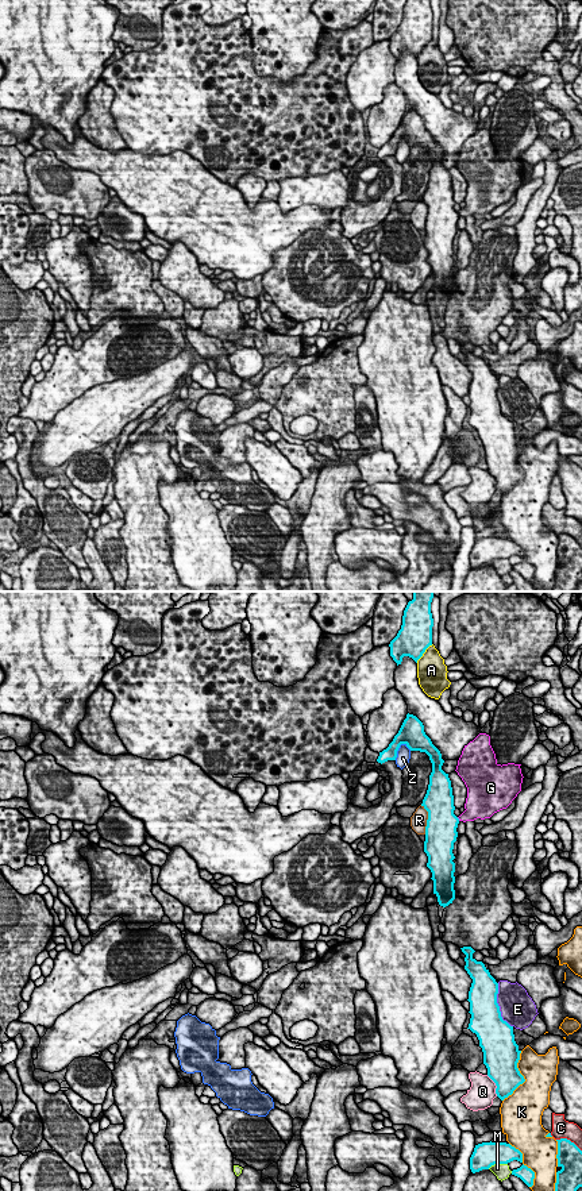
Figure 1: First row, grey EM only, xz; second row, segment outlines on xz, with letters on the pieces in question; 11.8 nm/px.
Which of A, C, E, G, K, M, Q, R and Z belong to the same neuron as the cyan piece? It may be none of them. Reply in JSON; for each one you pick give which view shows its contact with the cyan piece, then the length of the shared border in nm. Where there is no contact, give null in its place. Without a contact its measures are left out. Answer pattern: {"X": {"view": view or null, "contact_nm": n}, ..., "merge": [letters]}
{"merge": []}

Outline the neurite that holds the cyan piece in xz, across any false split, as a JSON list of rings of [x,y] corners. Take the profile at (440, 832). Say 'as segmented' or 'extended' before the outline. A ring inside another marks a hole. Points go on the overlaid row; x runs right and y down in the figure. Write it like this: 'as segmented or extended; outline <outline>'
as segmented; outline [[[406,714],[398,733],[386,749],[379,752],[378,763],[396,760],[397,751],[405,744],[411,751],[425,752],[432,763],[429,785],[421,806],[428,812],[424,852],[427,867],[432,872],[433,894],[440,906],[446,907],[455,899],[455,859],[452,849],[458,837],[459,818],[454,814],[454,795],[448,774],[442,770],[444,760],[440,751],[424,732],[423,722],[413,714]]]

